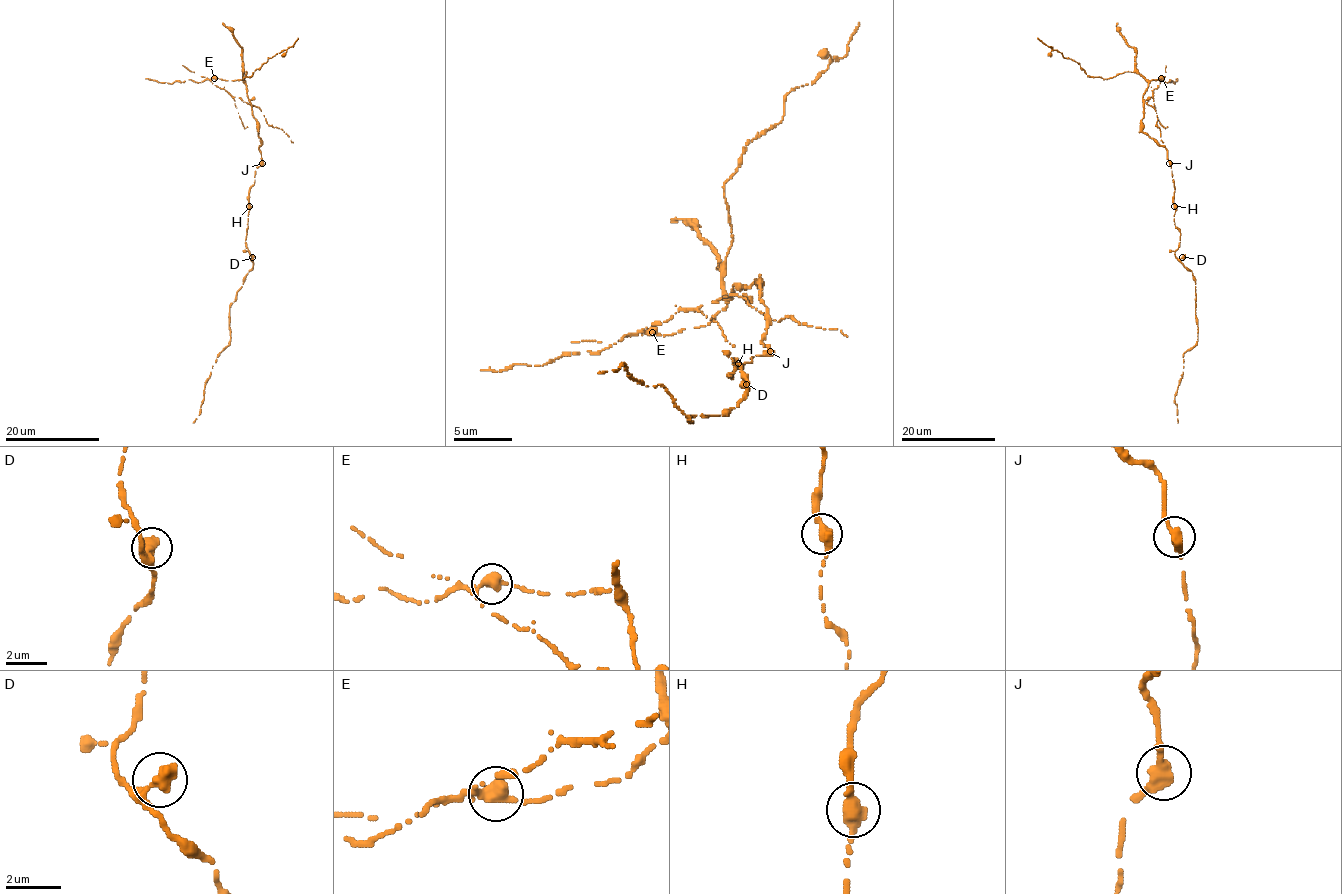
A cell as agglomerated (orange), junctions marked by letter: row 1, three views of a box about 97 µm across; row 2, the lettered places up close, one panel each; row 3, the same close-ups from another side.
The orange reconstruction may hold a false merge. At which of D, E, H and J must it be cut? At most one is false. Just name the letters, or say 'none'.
E

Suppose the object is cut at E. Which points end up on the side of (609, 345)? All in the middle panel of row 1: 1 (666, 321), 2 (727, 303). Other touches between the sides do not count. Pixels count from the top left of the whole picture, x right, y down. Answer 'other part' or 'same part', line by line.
1: other part
2: same part

